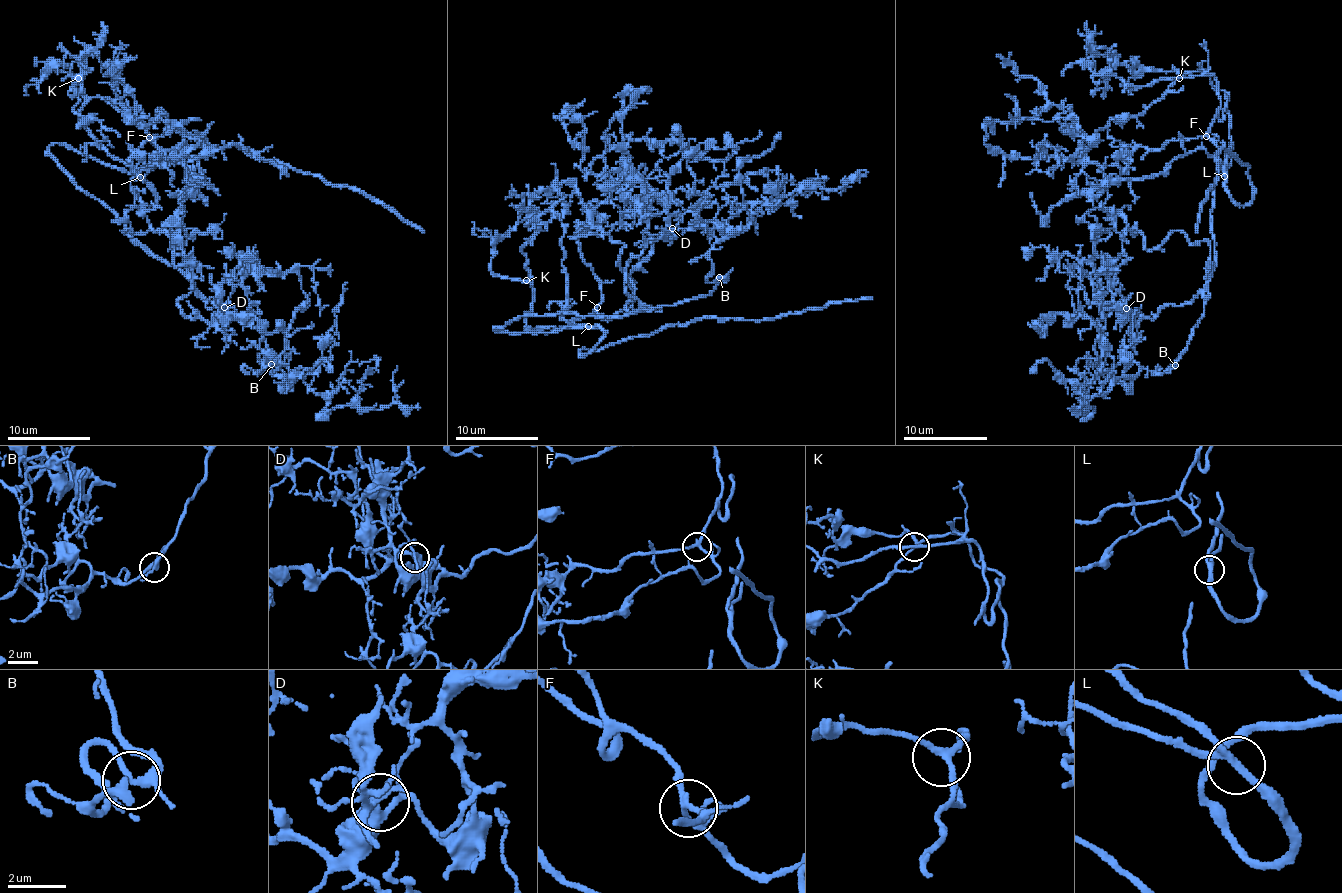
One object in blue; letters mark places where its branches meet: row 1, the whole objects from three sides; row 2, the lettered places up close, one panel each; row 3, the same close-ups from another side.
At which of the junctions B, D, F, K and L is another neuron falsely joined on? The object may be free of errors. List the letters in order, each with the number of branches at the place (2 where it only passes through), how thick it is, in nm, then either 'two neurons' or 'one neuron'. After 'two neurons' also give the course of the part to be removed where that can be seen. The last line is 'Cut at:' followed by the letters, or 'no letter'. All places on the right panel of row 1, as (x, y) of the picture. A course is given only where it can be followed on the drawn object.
B: branches 3; calibre 200 nm; one neuron
D: branches 3; calibre 300 nm; one neuron
F: branches 3; calibre 180 nm; one neuron
K: branches 3; calibre 190 nm; one neuron
L: branches 3; calibre 220 nm; one neuron
Cut at: no letter

